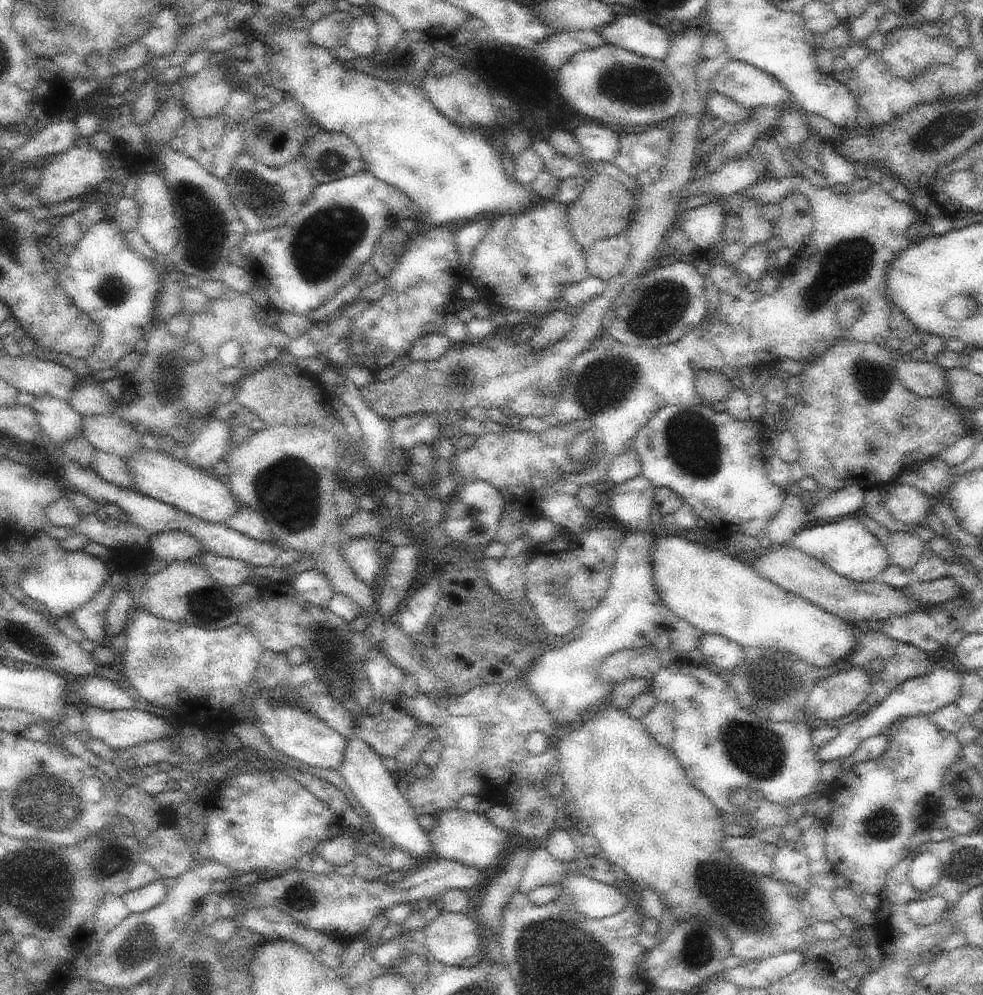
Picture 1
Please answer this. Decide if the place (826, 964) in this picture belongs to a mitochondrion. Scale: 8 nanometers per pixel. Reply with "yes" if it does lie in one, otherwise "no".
no

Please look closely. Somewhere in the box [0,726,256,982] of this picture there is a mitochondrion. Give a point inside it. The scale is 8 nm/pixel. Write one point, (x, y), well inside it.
(47, 800)

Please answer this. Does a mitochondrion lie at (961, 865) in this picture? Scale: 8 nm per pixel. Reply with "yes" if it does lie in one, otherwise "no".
yes

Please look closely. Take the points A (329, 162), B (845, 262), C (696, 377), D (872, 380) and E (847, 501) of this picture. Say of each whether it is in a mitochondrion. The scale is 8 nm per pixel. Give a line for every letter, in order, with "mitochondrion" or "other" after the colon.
A: mitochondrion
B: mitochondrion
C: other
D: mitochondrion
E: other

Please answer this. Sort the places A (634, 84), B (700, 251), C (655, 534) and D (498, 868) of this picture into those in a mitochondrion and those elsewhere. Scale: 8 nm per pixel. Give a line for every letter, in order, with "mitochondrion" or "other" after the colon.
A: mitochondrion
B: other
C: other
D: other

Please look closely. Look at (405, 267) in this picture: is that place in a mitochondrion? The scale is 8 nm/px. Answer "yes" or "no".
no

